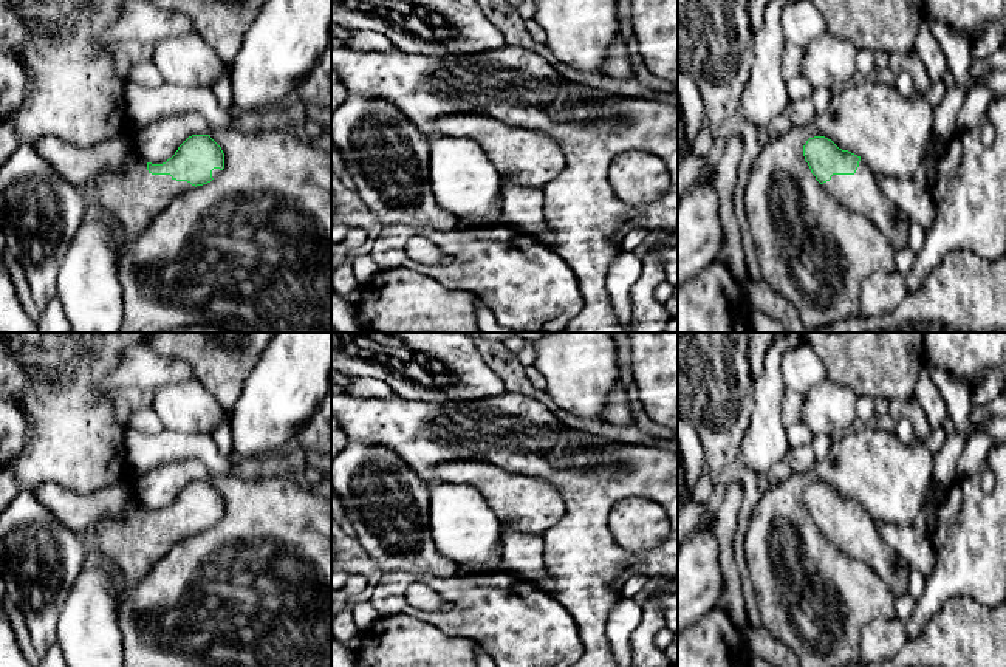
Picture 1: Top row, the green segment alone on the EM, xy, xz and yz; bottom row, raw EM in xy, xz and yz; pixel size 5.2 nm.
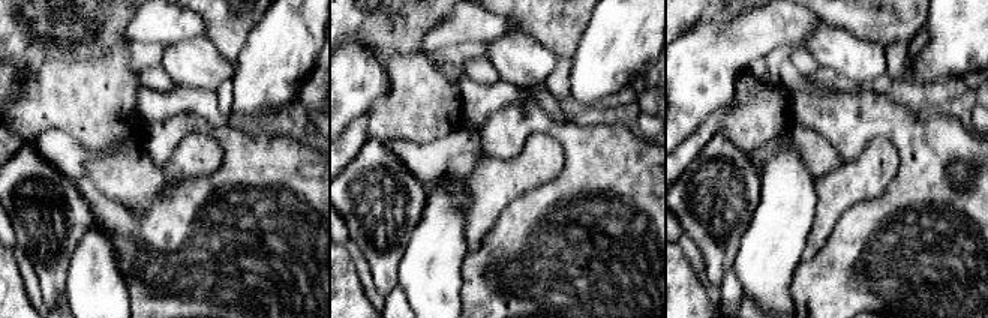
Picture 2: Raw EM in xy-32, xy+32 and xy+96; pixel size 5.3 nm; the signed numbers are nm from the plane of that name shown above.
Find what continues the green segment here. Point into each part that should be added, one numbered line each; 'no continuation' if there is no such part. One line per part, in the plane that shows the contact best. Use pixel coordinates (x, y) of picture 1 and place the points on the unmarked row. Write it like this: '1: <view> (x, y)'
1: xy (132, 540)

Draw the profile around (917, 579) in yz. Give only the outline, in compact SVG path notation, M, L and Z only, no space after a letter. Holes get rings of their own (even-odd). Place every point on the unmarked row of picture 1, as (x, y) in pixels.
M910 570L910 573L908 573L908 588L907 588L907 593L910 596L913 596L916 600L924 593L924 583L926 583L926 576L922 573L919 573L918 570Z

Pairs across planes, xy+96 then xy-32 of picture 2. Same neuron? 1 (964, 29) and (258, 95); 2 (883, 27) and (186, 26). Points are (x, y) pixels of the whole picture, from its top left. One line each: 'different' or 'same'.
1: same
2: different

